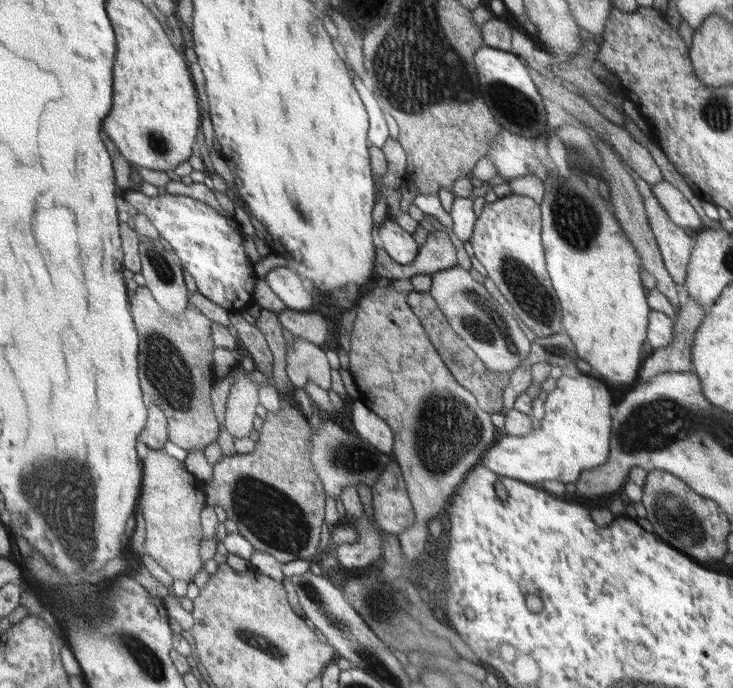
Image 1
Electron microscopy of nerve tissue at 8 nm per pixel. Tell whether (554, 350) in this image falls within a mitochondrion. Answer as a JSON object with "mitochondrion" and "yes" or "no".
{"mitochondrion":"yes"}

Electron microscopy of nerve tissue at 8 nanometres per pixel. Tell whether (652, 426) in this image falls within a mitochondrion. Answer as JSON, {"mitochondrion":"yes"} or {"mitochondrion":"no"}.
{"mitochondrion":"yes"}

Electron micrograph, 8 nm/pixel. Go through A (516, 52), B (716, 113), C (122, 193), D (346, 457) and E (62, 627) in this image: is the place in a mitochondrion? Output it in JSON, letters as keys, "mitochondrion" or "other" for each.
{"A":"other","B":"mitochondrion","C":"other","D":"mitochondrion","E":"other"}

